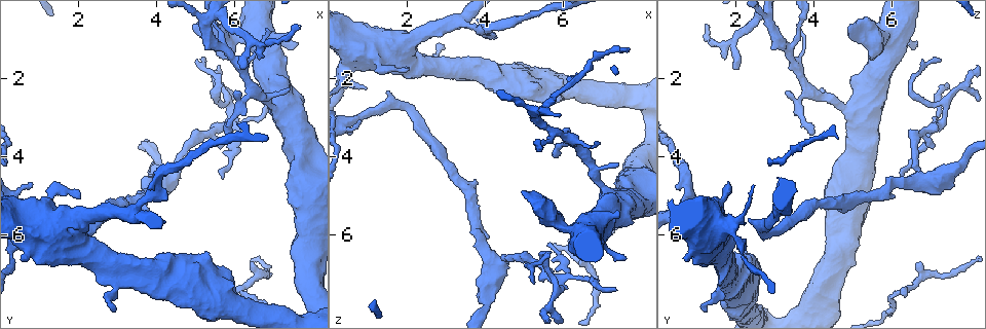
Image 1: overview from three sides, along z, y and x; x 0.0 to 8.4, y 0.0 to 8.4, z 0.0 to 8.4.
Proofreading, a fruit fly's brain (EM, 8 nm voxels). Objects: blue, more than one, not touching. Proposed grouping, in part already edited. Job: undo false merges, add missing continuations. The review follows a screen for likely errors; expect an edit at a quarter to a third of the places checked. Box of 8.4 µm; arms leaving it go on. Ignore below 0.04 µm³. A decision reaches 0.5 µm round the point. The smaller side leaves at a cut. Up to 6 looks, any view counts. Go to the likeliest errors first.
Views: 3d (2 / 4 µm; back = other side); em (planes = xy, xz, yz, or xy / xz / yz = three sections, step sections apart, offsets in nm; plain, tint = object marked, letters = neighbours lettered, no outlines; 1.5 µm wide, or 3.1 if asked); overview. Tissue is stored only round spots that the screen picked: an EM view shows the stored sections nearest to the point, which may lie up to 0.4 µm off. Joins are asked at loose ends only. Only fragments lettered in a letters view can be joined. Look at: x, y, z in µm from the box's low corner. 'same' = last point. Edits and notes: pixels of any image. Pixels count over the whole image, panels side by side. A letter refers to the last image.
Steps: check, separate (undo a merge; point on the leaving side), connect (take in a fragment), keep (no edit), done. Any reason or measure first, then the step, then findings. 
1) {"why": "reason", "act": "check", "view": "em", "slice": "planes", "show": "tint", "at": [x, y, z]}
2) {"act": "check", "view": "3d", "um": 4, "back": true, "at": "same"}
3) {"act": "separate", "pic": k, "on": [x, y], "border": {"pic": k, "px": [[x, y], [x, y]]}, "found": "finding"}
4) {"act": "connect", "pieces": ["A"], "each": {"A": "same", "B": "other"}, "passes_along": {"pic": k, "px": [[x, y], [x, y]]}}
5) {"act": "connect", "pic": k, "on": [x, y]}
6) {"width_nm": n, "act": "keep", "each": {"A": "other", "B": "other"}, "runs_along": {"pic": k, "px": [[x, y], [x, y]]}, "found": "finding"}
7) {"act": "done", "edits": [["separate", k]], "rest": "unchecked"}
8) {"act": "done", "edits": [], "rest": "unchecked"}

{"act": "check", "view": "3d", "um": 2, "back": true, "at": [7.55, 1.10, 6.55]}

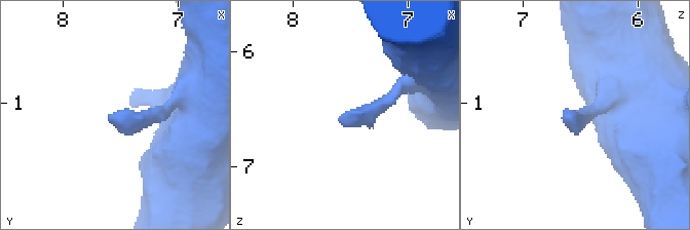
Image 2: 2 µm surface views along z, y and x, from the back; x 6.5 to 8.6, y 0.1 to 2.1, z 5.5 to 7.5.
{"why": "shape alone is not enough", "act": "check", "view": "em", "slice": "xz", "step": 4, "show": "letters", "at": [7.62, 1.14, 6.60]}

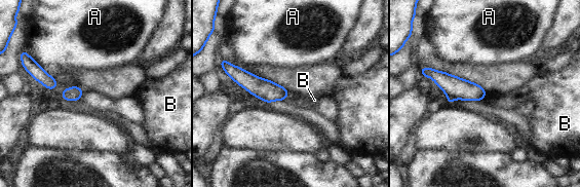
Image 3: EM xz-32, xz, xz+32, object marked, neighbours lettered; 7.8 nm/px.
{"act": "check", "view": "em", "slice": "planes", "show": "letters", "at": "same"}

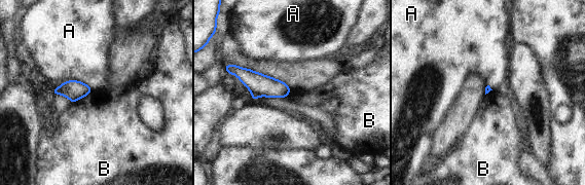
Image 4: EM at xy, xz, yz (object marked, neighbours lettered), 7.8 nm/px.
{"longest_contact_nm": ["A", 240], "act": "keep", "each": {"A": "other", "B": "other"}, "found": "none of them fits"}

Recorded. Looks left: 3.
{"why": "an open end", "act": "check", "view": "3d", "um": 4, "at": [6.15, 1.70, 1.95]}

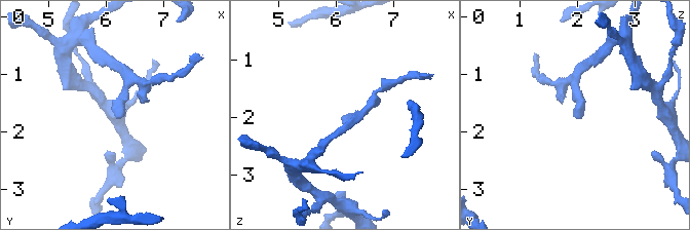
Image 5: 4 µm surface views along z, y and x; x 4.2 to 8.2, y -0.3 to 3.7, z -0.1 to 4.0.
{"act": "check", "view": "em", "slice": "planes", "show": "letters", "at": [6.15, 1.70, 1.95]}

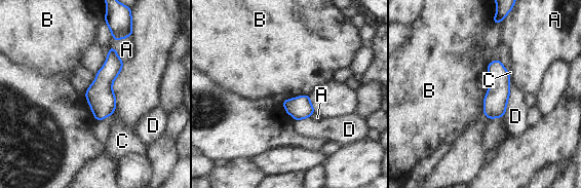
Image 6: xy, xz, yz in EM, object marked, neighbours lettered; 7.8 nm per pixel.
{"act": "keep", "each": {"A": "other", "B": "other", "C": "other", "D": "other"}, "found": "no lettered fragment goes on from it"}

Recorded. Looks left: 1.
{"why": "sudden change in width", "act": "check", "view": "em", "slice": "xy", "step": 8, "show": "letters", "at": [4.05, 4.30, 7.60]}

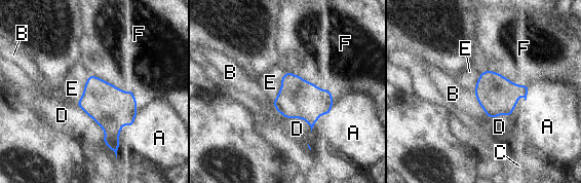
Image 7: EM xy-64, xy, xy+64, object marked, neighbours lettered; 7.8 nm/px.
{"width_nm": 300, "act": "keep", "each": {"A": "other", "B": "other", "C": "other", "D": "other", "E": "other", "F": "other"}, "border": {"pic": 7, "px": [[89, 74], [130, 90], [138, 109]]}, "found": "continuous, no second cell"}

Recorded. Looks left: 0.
{"act": "done", "edits": [], "rest": "unchecked"}

